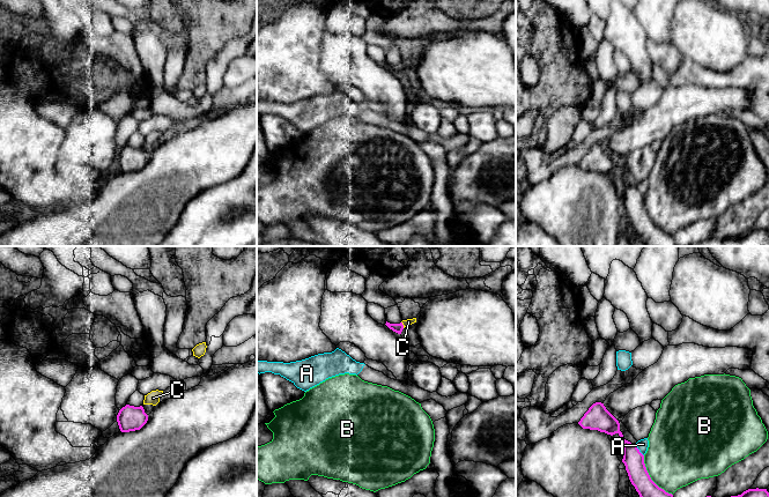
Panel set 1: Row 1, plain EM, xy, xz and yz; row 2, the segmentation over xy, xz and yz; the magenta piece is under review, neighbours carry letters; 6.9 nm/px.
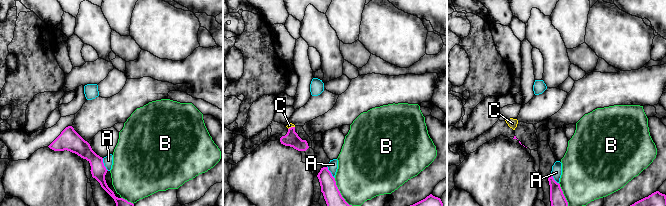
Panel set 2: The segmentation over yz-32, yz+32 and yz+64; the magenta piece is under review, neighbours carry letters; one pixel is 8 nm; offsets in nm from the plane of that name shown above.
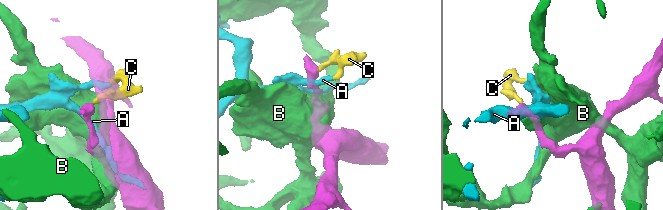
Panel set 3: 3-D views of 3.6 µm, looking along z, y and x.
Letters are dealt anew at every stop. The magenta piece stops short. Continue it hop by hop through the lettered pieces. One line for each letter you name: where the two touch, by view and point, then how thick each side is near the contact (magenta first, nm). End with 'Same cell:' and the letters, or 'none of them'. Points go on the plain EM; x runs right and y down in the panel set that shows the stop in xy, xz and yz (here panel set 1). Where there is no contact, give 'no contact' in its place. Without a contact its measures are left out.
C: contact xz (403, 66); calibres 70 and 50 nm
Same cell: C

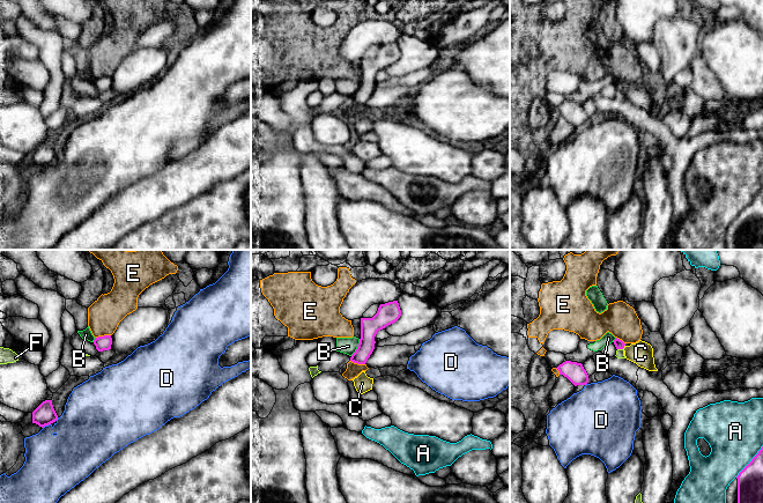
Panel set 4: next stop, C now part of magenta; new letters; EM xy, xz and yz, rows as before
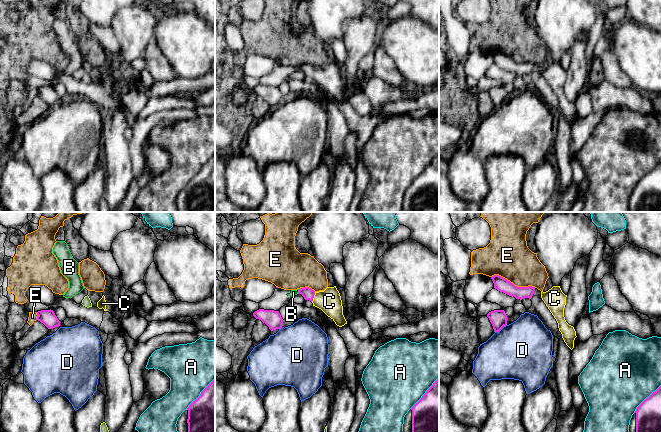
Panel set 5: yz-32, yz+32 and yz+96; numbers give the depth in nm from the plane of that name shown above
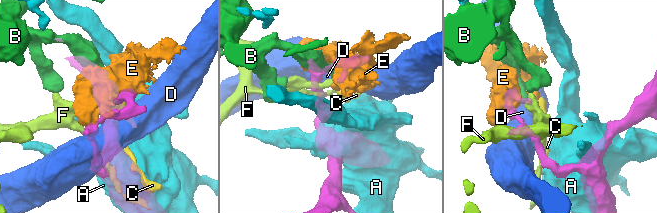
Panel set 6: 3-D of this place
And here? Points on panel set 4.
C: contact yz (623, 88); calibres 70 and 160 nm
Same cell: C

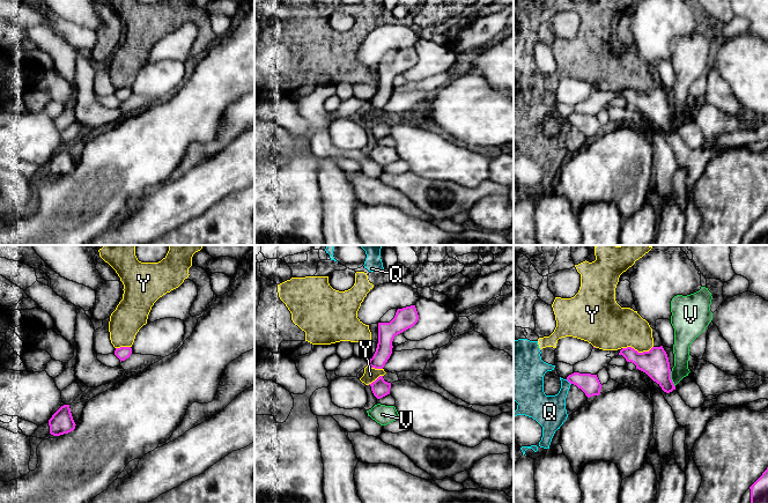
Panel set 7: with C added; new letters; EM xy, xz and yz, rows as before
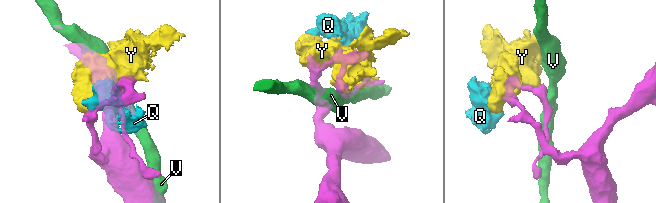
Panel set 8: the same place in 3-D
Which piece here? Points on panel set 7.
Same cell: none of them

